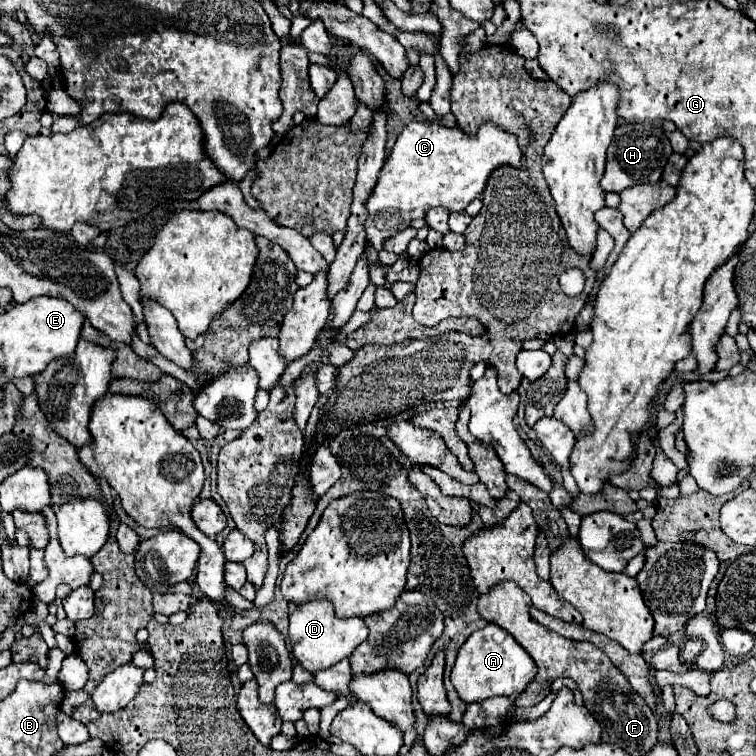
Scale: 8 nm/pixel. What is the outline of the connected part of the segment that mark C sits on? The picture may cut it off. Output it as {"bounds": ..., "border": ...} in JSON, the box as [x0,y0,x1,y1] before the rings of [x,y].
{"bounds":[365,120,523,252],"border":[[[435,120],[433,122],[409,122],[405,126],[405,130],[401,132],[401,136],[397,138],[393,152],[389,154],[385,166],[381,168],[379,182],[367,200],[367,210],[369,210],[369,218],[365,222],[367,240],[371,240],[375,250],[379,252],[387,238],[405,230],[411,224],[411,220],[423,218],[429,208],[443,206],[451,212],[465,210],[471,200],[475,200],[479,194],[483,194],[485,184],[493,170],[497,170],[501,166],[513,166],[513,168],[521,166],[521,156],[523,154],[519,150],[517,138],[511,132],[503,130],[501,126],[493,126],[491,122],[485,122],[473,136],[465,134],[457,126],[447,128]]]}

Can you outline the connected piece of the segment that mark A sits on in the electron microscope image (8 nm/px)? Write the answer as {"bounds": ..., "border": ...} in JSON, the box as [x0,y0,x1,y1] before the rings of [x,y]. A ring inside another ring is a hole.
{"bounds":[451,622,537,704],"border":[[[489,622],[483,630],[473,632],[459,648],[459,654],[451,672],[451,682],[457,694],[461,696],[461,700],[471,704],[493,696],[517,698],[529,686],[535,674],[537,674],[537,666],[533,658],[517,644],[517,640],[511,634],[507,634],[497,624]]]}

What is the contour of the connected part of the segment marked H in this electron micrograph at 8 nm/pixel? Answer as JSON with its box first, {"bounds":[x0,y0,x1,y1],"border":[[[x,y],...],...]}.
{"bounds":[601,122,673,192],"border":[[[627,122],[615,128],[613,142],[607,150],[607,168],[601,180],[601,188],[605,192],[623,192],[635,184],[659,182],[663,168],[673,154],[669,138],[655,122]]]}

